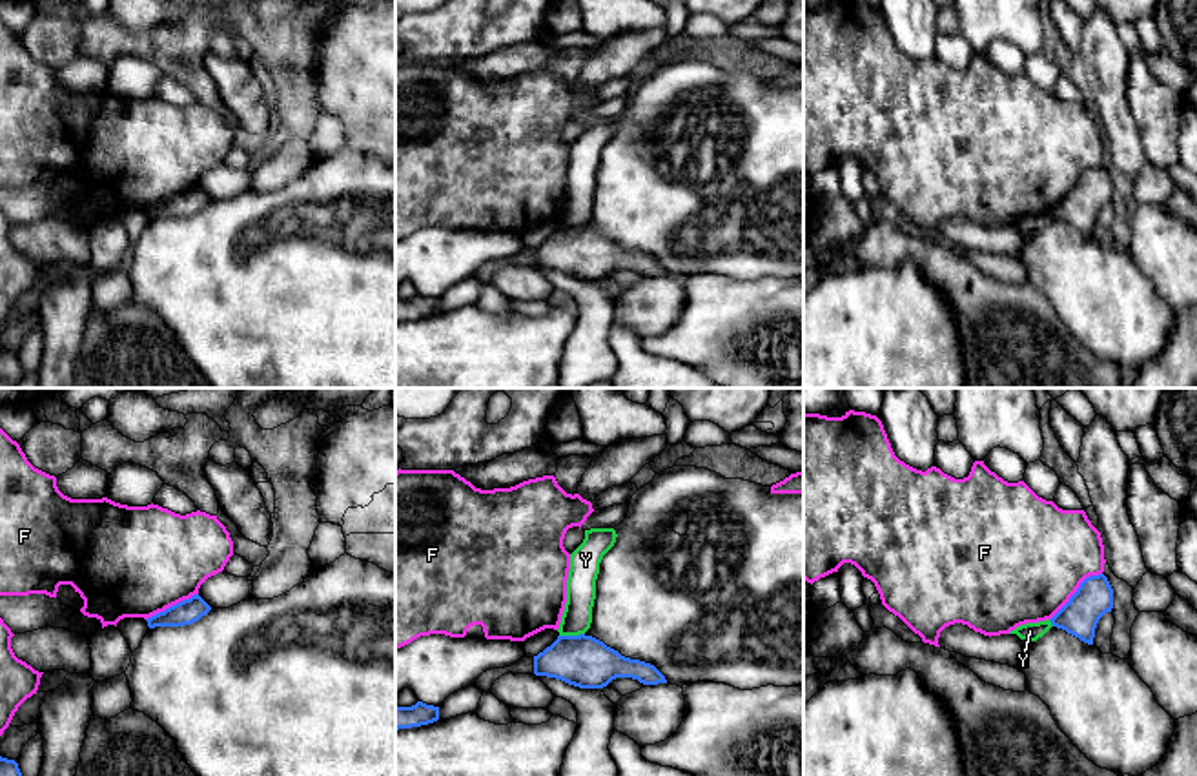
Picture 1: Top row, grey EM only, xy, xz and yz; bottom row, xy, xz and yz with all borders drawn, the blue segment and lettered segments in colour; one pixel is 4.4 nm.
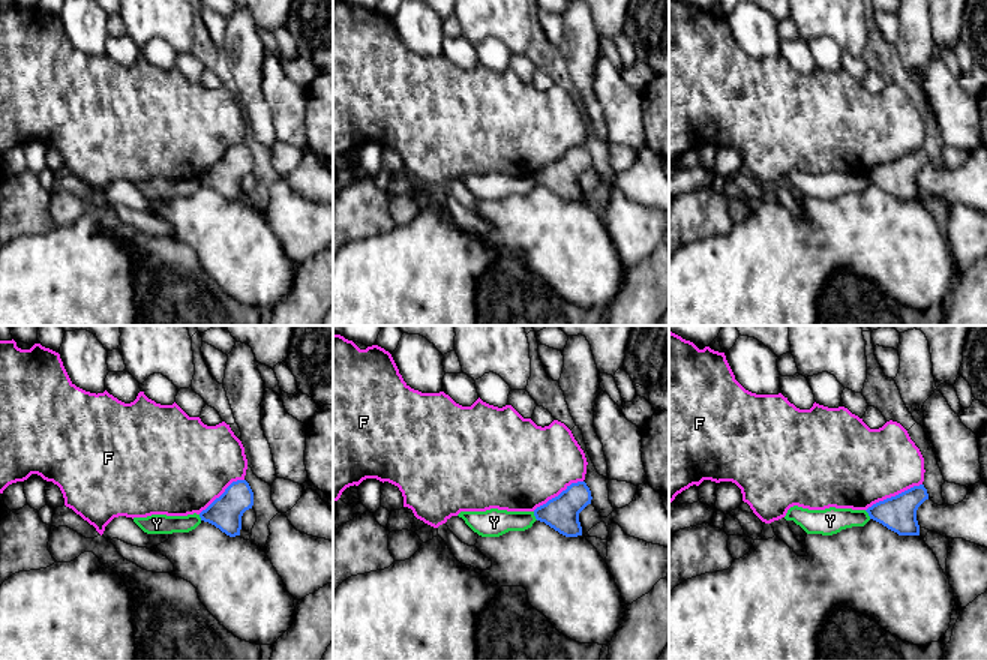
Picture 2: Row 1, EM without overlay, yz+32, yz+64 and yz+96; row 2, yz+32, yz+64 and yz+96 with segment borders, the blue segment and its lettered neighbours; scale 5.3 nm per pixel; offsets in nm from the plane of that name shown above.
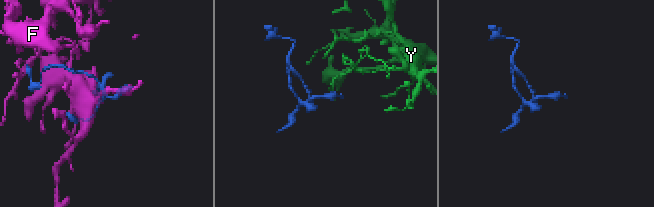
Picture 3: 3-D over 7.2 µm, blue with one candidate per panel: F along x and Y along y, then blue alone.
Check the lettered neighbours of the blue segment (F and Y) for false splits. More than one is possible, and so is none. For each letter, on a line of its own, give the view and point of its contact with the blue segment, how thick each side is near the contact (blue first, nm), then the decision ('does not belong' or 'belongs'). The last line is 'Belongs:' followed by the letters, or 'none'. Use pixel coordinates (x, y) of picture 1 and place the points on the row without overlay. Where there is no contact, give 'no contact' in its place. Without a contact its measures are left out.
F: contact yz (1075, 184); calibres 170 and 500 nm; does not belong
Y: contact xz (571, 228); calibres 220 and 130 nm; does not belong
Belongs: none

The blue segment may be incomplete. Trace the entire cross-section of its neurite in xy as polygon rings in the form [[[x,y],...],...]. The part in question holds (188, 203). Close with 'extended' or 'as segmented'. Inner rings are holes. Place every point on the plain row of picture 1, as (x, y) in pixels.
[[[191,188],[189,191],[184,191],[164,204],[159,204],[151,209],[148,209],[148,219],[184,219],[199,213],[202,208],[206,208],[211,202],[211,199],[199,188]]]; as segmented

